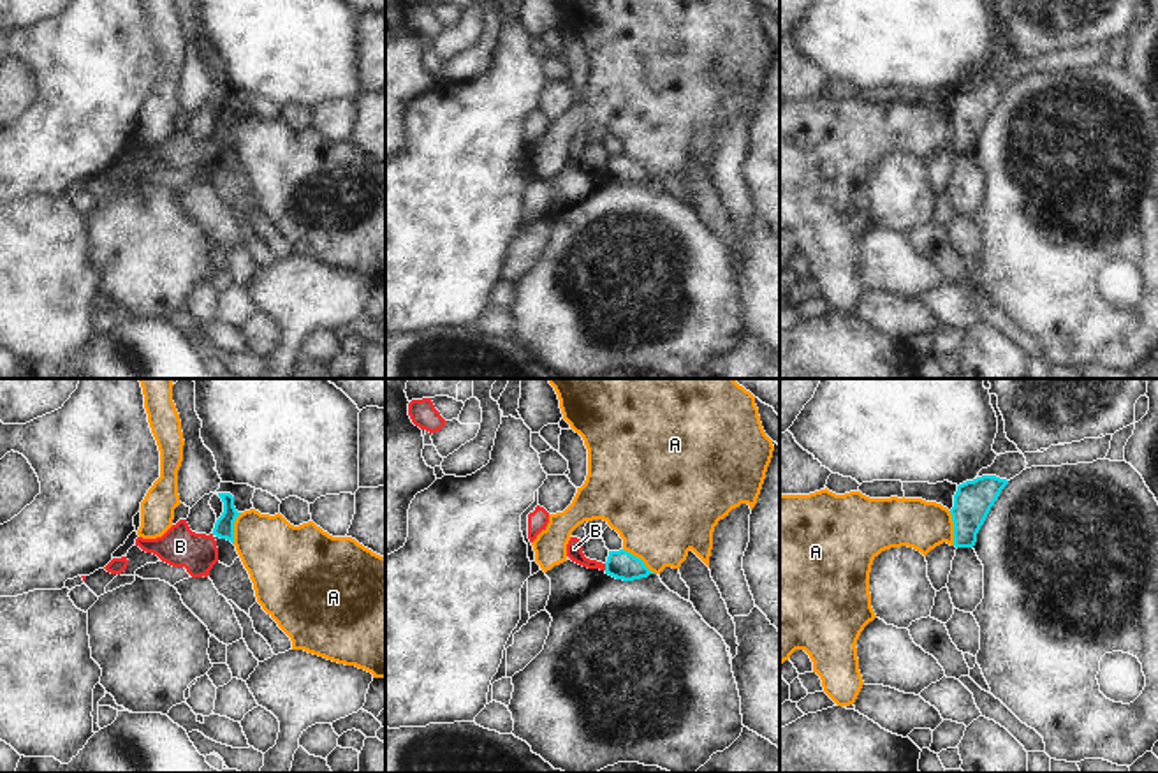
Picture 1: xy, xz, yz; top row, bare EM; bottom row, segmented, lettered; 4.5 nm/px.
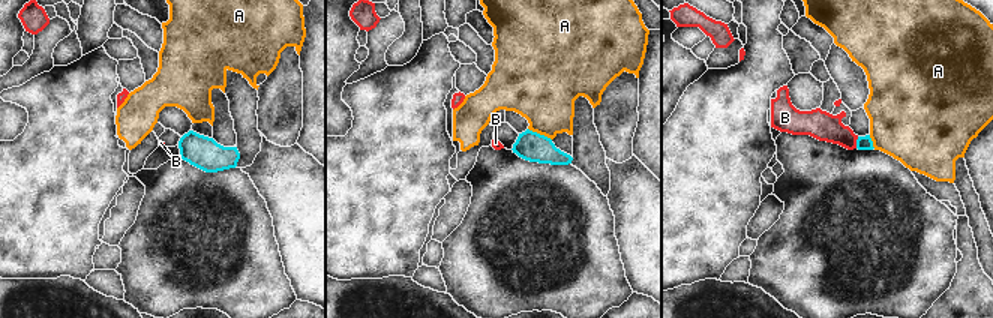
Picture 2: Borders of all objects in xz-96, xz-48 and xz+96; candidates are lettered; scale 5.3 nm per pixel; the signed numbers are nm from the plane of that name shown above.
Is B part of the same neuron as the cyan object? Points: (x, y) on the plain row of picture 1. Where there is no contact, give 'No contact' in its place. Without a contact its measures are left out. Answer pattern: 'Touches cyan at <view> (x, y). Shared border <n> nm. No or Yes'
Touches cyan at xz (606, 173). Shared border 30 nm. No.

